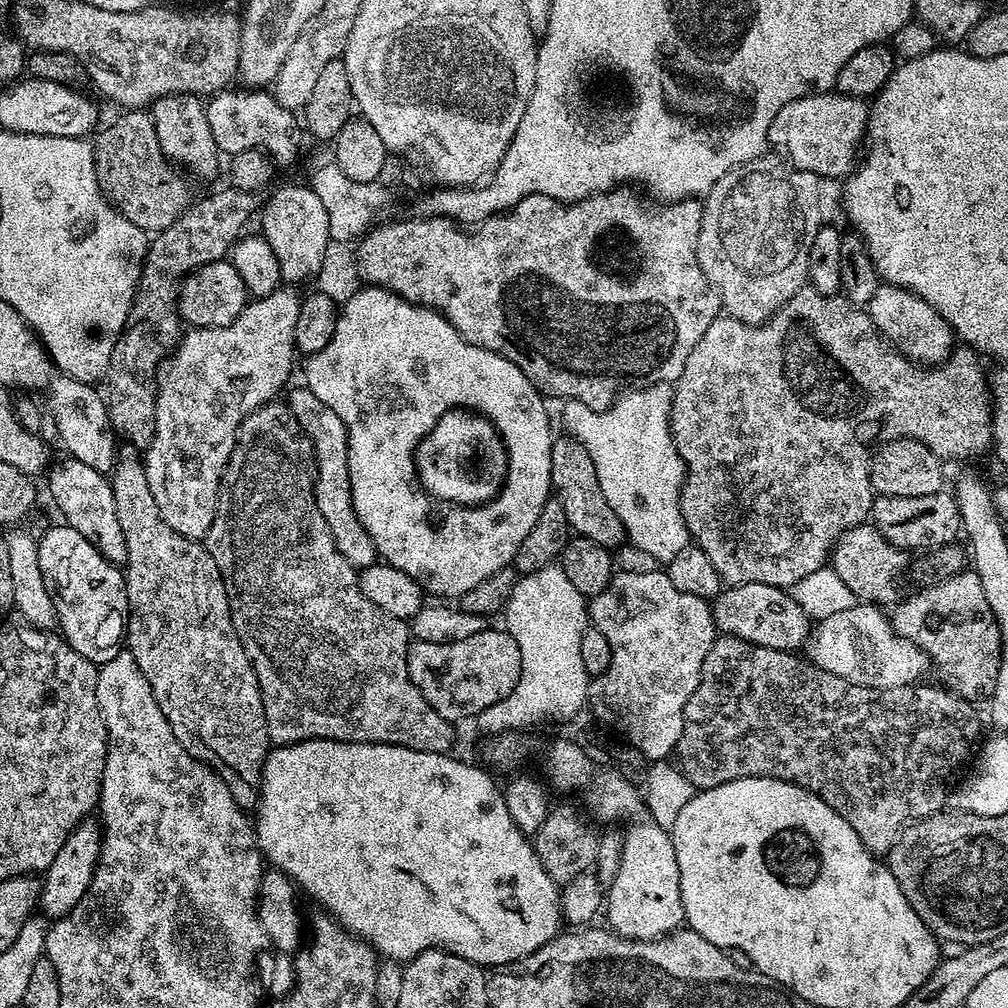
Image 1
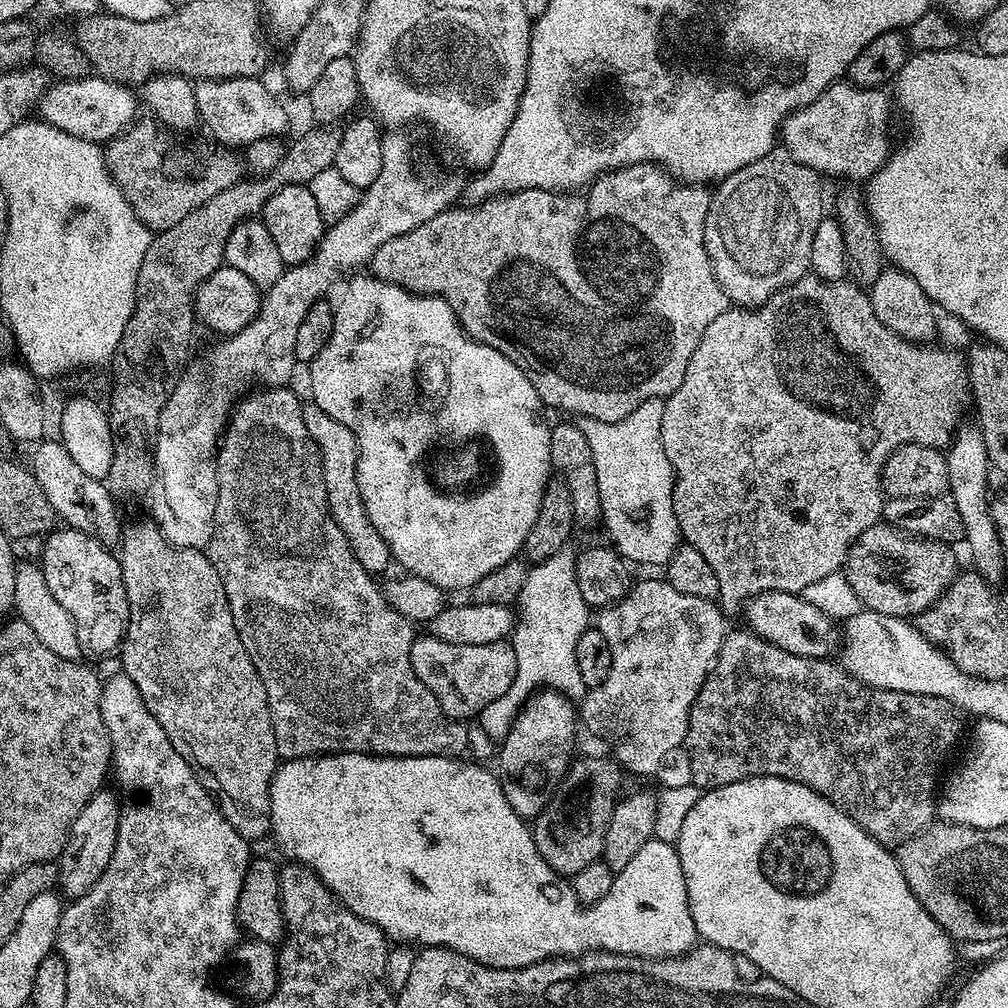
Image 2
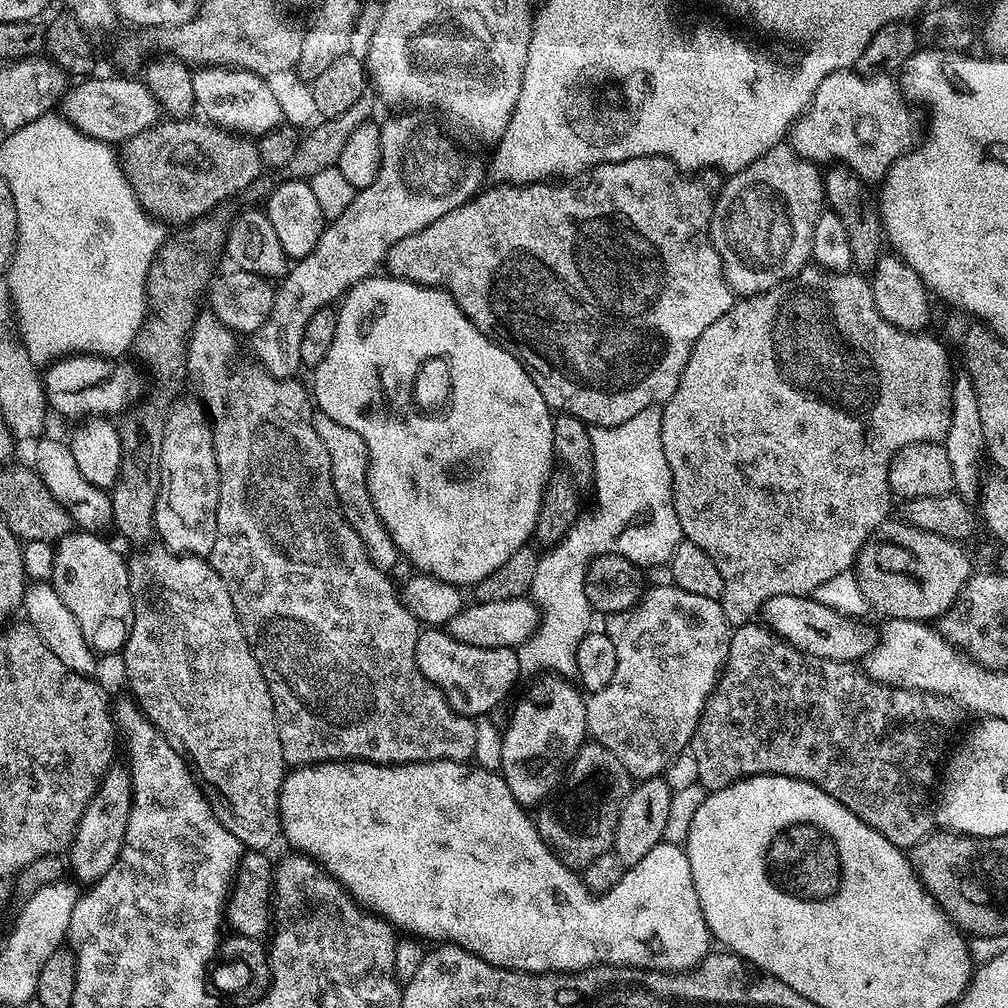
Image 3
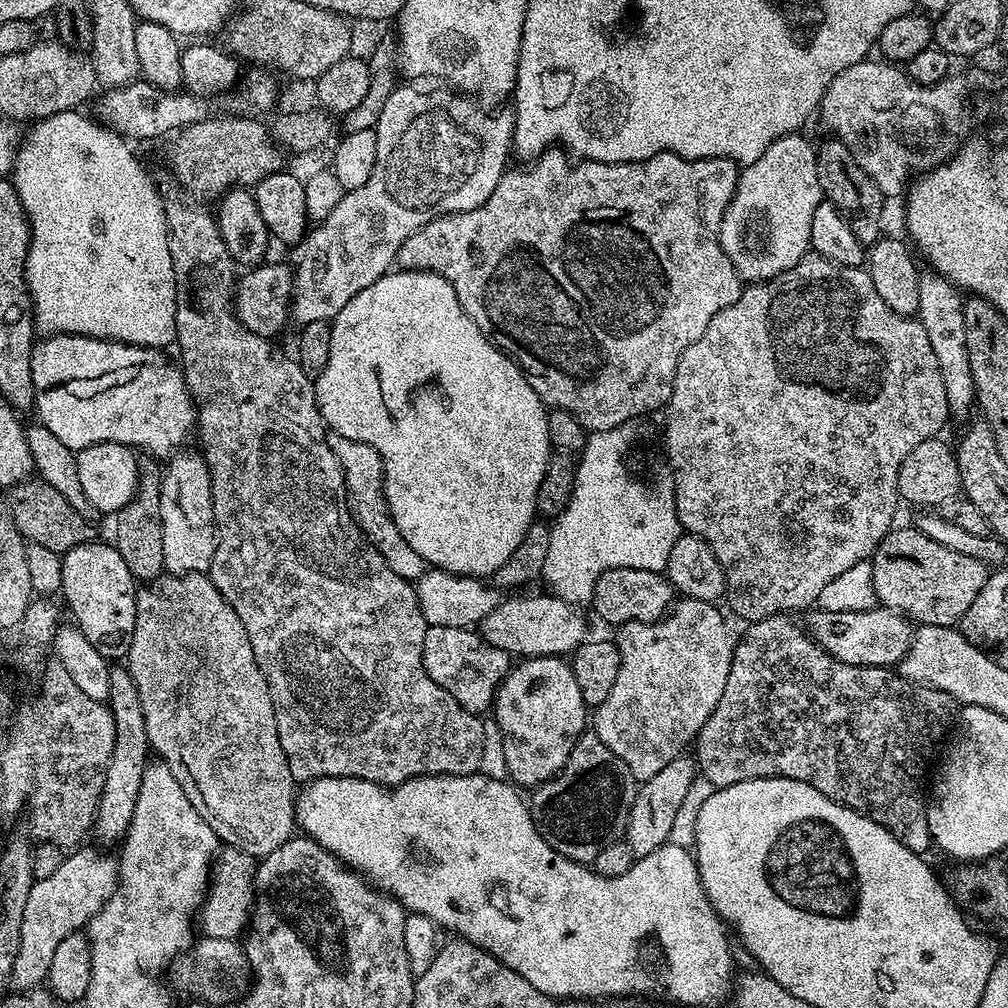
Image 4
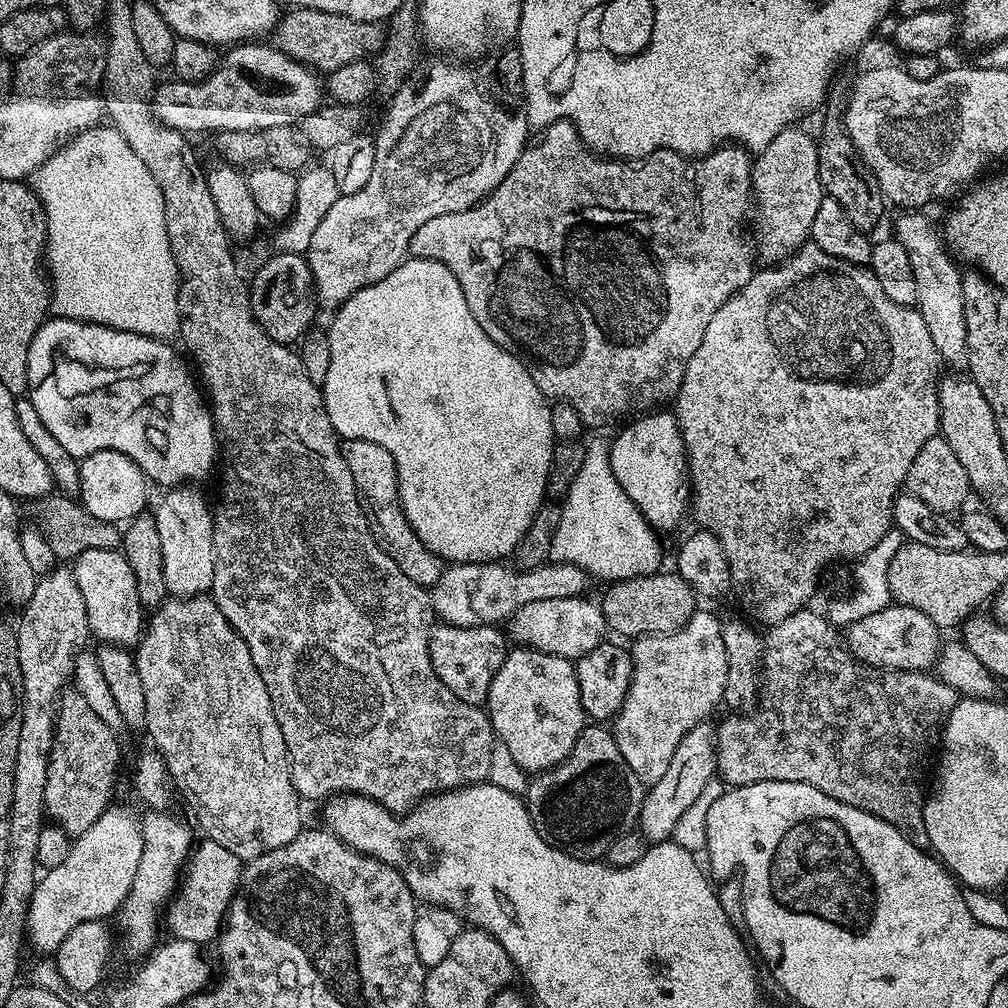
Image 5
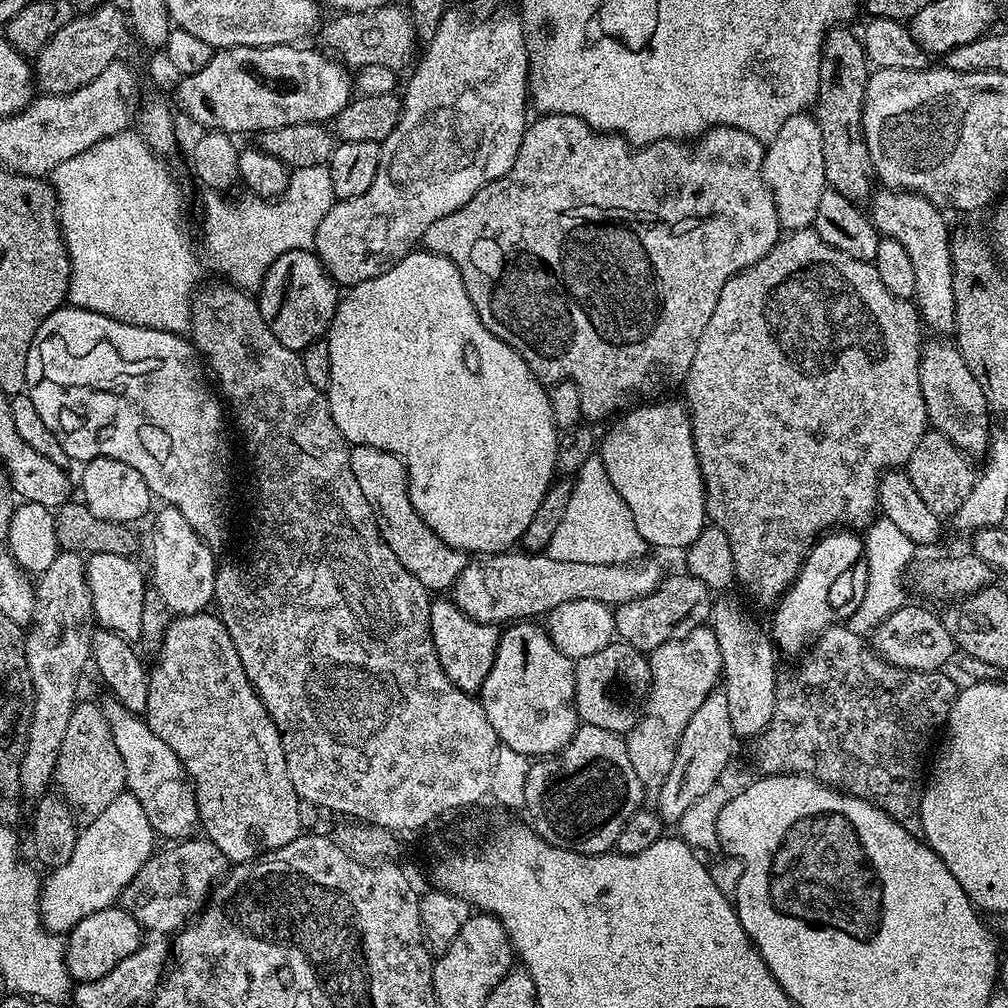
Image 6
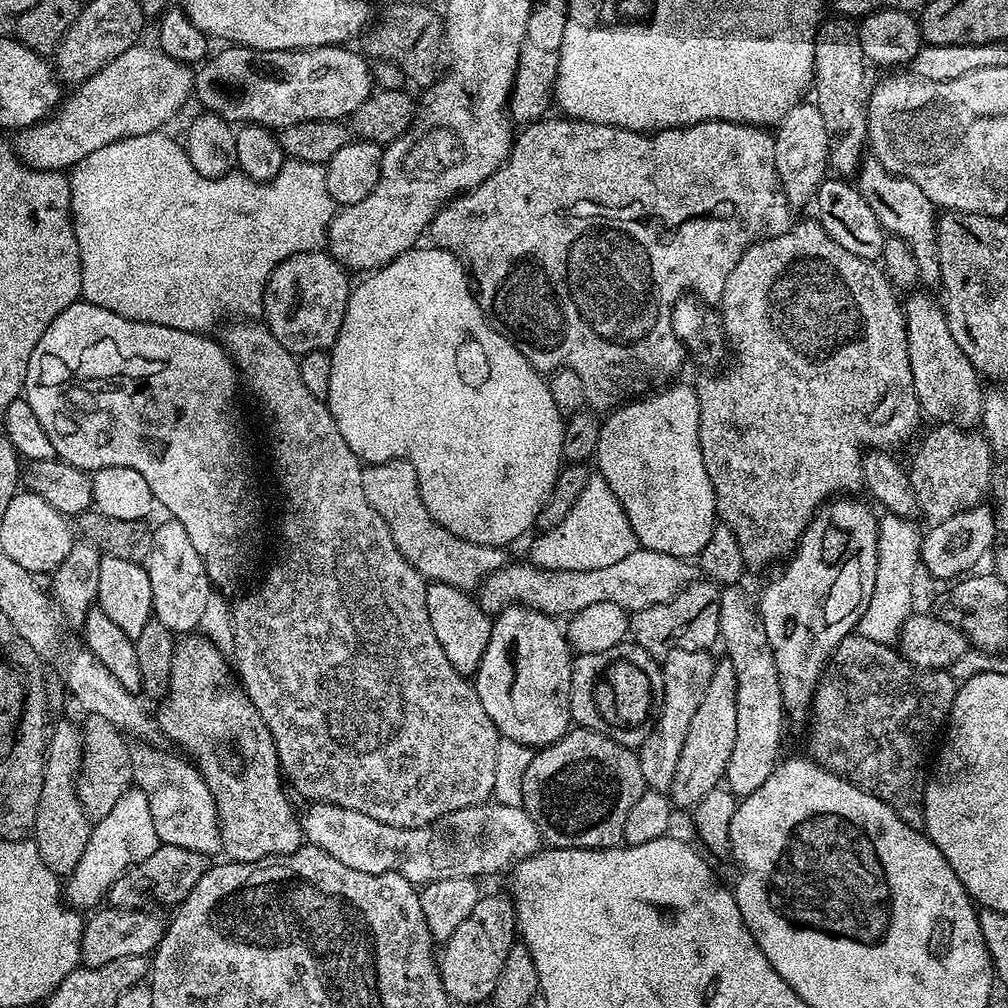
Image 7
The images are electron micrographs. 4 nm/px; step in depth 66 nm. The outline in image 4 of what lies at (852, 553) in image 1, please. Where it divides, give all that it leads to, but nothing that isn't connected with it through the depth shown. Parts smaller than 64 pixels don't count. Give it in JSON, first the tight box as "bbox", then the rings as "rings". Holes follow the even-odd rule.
{"bbox":[870,527,989,625],"rings":[[[915,527],[893,529],[877,545],[870,560],[877,603],[915,623],[955,625],[988,581],[989,567],[928,538]]]}

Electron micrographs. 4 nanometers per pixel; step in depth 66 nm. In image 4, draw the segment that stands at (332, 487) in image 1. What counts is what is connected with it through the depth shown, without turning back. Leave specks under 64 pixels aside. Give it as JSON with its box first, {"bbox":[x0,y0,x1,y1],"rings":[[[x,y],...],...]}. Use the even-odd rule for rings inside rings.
{"bbox":[327,434,426,582],"rings":[[[332,434],[327,437],[330,450],[340,463],[340,469],[344,475],[342,481],[343,491],[346,493],[348,510],[356,520],[357,526],[364,532],[364,537],[376,547],[378,554],[402,579],[415,582],[426,571],[424,560],[410,546],[402,534],[398,534],[398,528],[394,526],[392,515],[388,512],[388,506],[384,503],[382,481],[384,479],[384,467],[380,461],[380,455],[368,444],[358,442],[354,438]]]}

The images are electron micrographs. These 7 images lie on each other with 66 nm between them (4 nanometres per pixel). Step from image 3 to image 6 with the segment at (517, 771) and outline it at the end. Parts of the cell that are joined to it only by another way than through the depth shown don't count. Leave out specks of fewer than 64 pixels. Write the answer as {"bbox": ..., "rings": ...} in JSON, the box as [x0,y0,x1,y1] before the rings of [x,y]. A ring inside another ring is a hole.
{"bbox":[478,622,582,758],"rings":[[[512,622],[501,631],[494,664],[478,693],[497,741],[508,752],[529,758],[555,756],[582,723],[576,712],[576,665],[536,624]]]}

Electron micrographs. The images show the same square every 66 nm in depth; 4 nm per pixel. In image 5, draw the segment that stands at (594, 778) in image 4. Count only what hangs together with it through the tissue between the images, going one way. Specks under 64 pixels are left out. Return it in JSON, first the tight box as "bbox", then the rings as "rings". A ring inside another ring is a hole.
{"bbox":[526,730,638,861],"rings":[[[585,730],[580,733],[579,738],[574,742],[570,754],[566,754],[564,763],[543,776],[535,777],[531,781],[532,789],[526,792],[526,807],[528,817],[532,819],[532,825],[536,832],[550,846],[554,846],[562,854],[566,854],[575,860],[591,861],[599,857],[601,850],[615,838],[621,835],[629,827],[632,819],[632,807],[636,801],[638,782],[622,762],[622,754],[614,750],[614,746],[605,738],[603,731]]]}

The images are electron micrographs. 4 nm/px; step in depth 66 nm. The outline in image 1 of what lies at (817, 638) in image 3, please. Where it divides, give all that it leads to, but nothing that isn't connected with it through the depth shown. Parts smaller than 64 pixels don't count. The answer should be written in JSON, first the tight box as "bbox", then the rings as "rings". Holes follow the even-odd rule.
{"bbox":[710,582,810,653],"rings":[[[750,582],[749,584],[734,584],[725,587],[720,595],[710,604],[712,617],[716,623],[717,633],[734,638],[742,638],[759,648],[770,650],[782,650],[795,653],[803,649],[810,631],[810,617],[802,610],[794,598],[785,589],[766,586],[762,582]]]}

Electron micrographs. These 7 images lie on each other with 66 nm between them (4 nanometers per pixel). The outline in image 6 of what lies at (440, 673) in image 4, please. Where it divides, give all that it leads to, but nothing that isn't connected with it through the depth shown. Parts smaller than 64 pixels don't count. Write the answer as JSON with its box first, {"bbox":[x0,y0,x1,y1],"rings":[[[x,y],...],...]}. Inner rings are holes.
{"bbox":[430,598,501,693],"rings":[[[436,598],[430,603],[430,630],[434,650],[438,654],[438,662],[442,662],[442,670],[446,670],[446,678],[450,678],[460,692],[479,693],[486,682],[486,674],[490,674],[490,666],[494,664],[501,629],[470,618],[451,599]]]}

